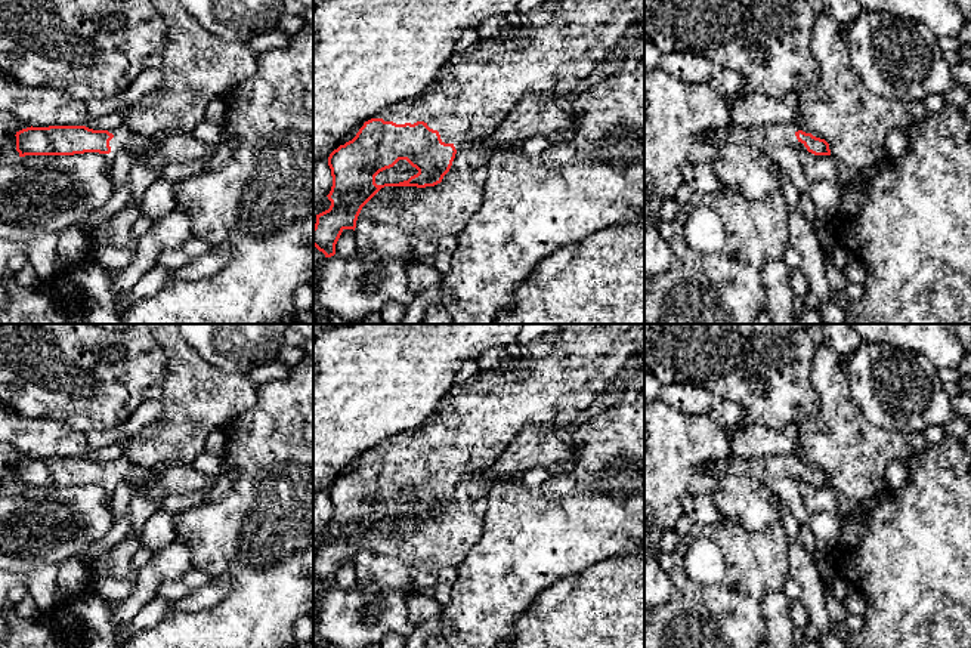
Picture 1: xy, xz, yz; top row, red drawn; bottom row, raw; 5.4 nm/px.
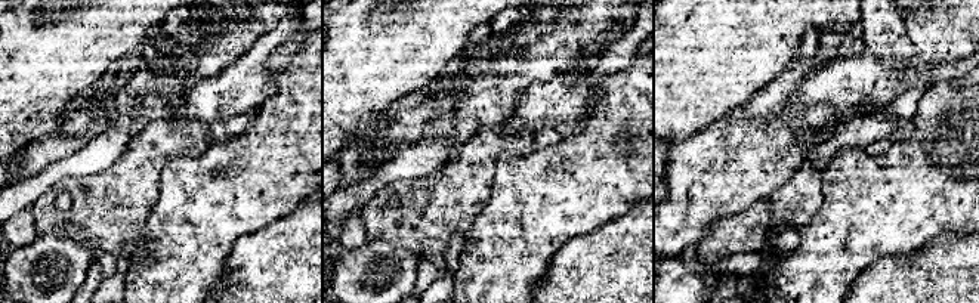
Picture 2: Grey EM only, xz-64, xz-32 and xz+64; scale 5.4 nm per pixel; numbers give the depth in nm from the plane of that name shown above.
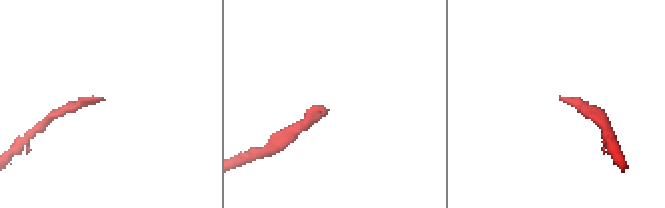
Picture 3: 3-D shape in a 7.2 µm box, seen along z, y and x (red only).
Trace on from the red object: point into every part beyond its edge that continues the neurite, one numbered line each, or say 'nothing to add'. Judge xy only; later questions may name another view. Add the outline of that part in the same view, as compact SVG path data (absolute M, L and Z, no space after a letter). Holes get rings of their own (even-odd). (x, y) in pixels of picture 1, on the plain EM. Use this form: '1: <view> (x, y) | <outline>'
1: xy (124, 469) | M124 456L108 463L114 466L114 469L109 472L111 484L103 485L109 500L112 499L112 494L121 481L127 481L139 485L151 485L157 478L154 469L142 468L130 462Z

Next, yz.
1: yz (779, 466) | M774 456L774 457L763 457L754 460L730 460L726 463L720 472L732 472L742 476L751 476L761 481L767 479L780 479L788 478L794 479L797 484L807 482L804 475L801 475L795 465L800 462L797 456Z

